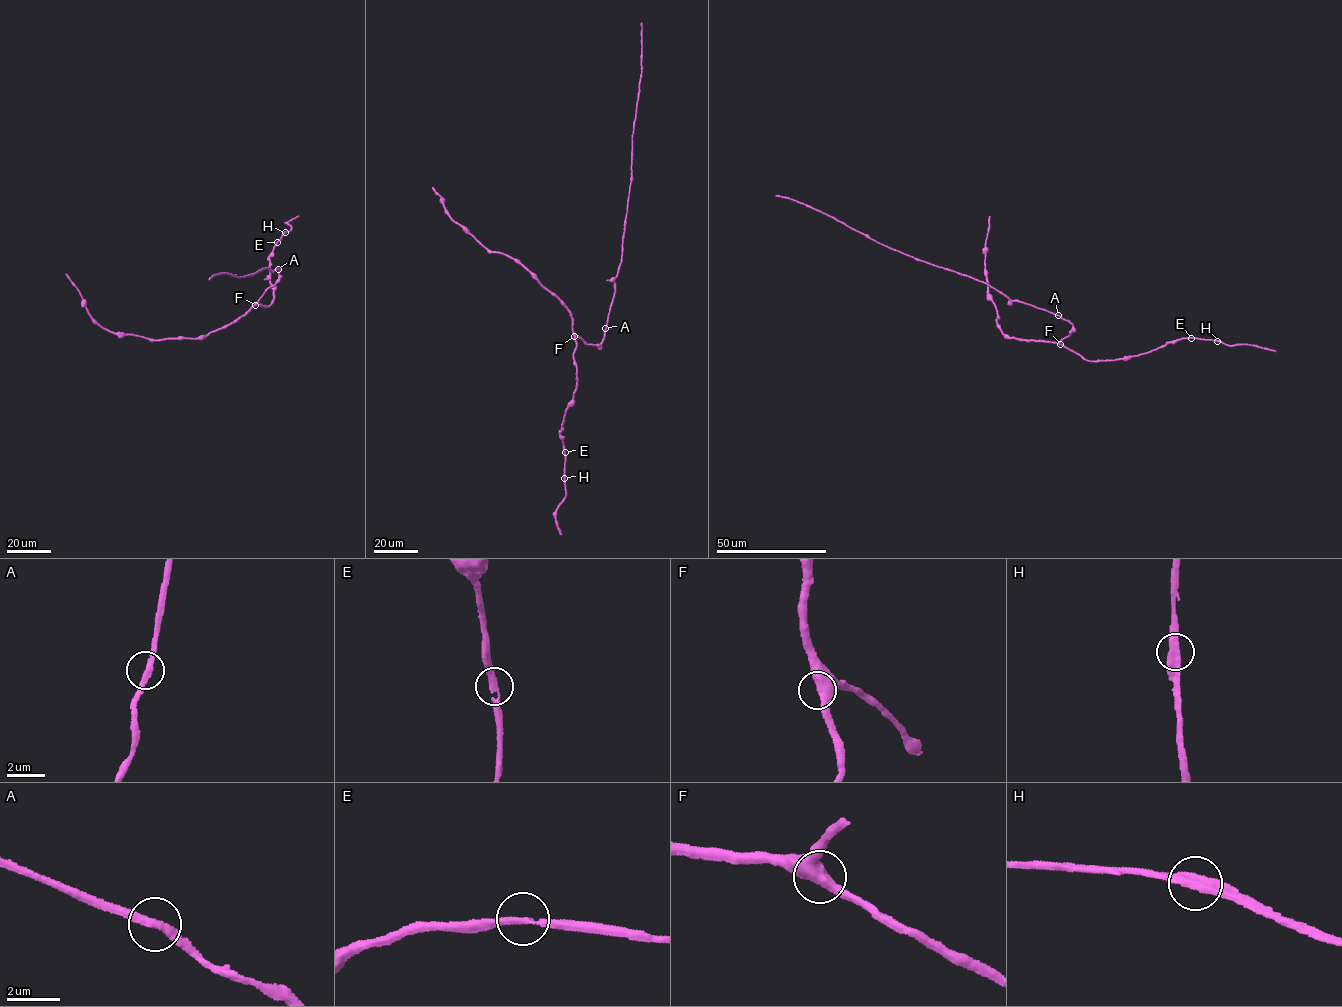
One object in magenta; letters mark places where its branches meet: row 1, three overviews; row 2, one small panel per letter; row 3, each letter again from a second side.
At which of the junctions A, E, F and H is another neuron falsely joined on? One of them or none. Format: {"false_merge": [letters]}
{"false_merge": []}

